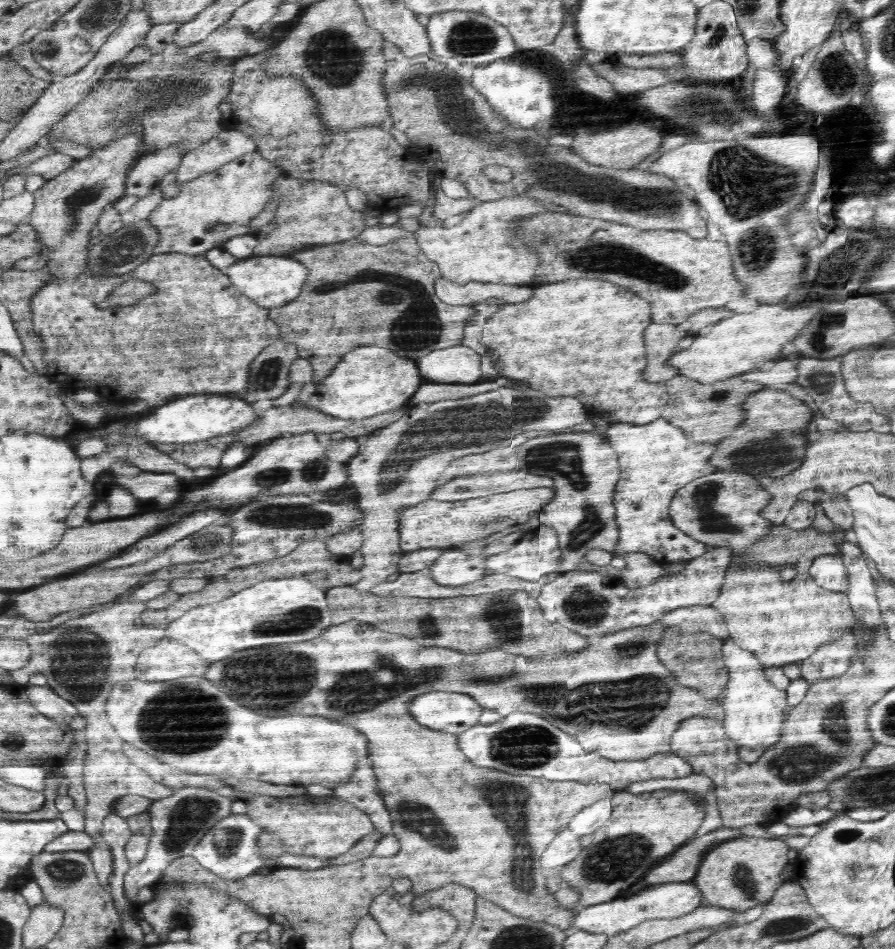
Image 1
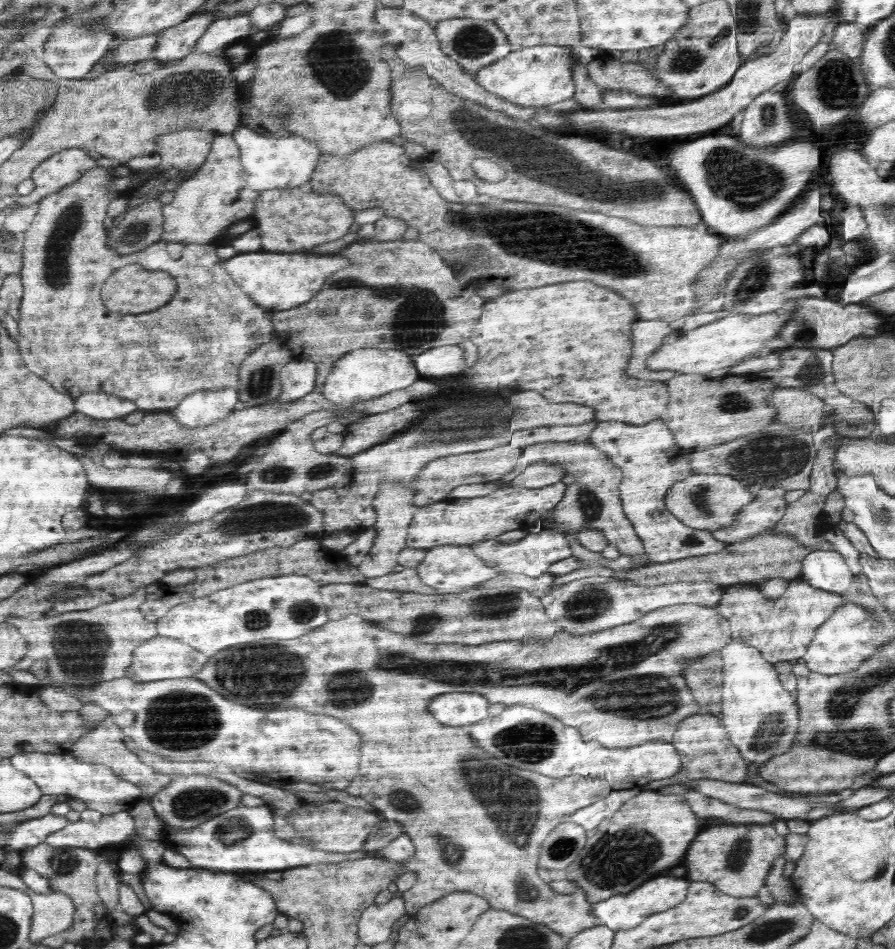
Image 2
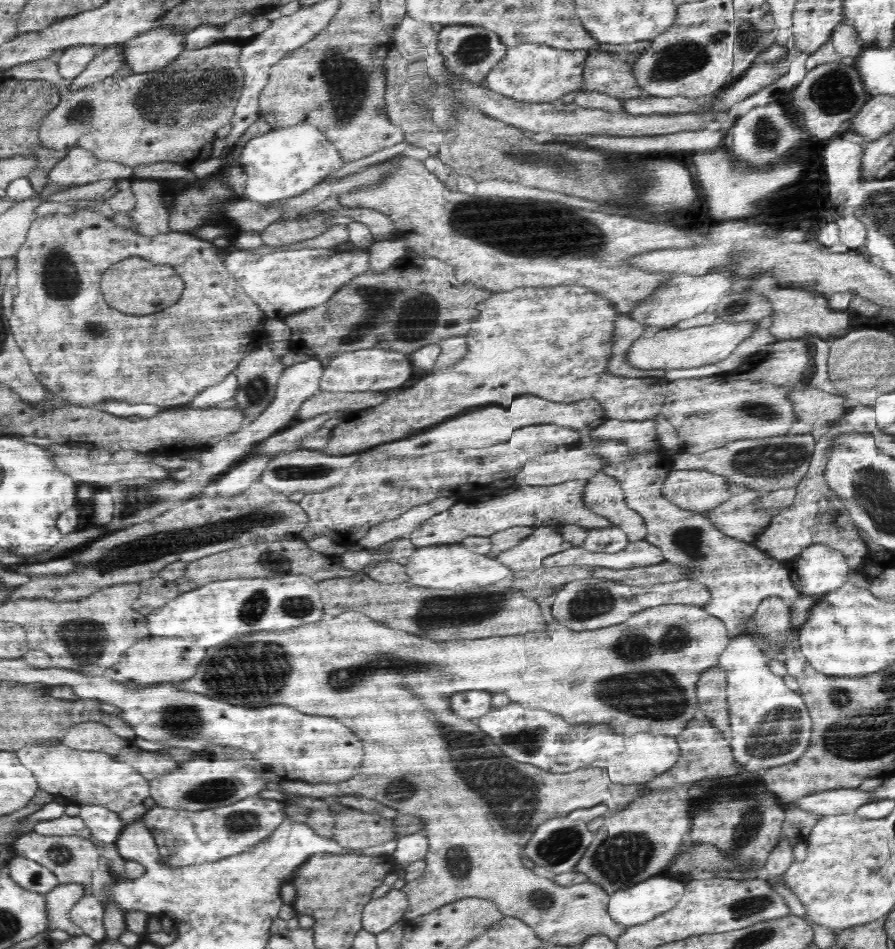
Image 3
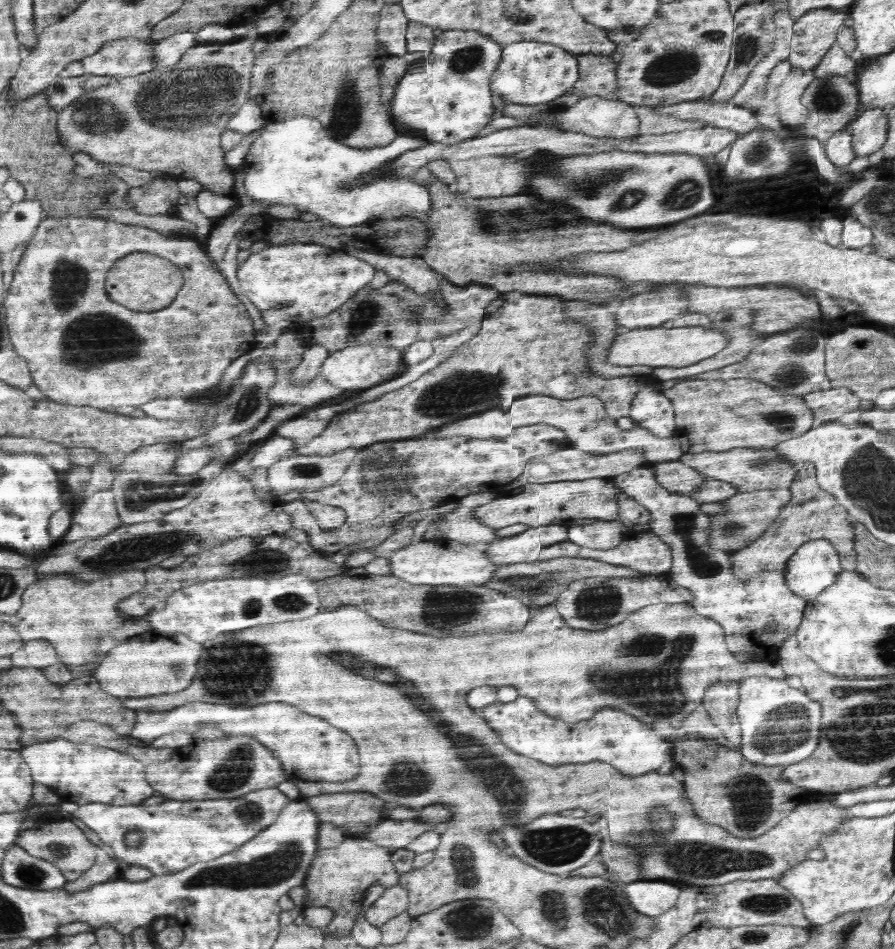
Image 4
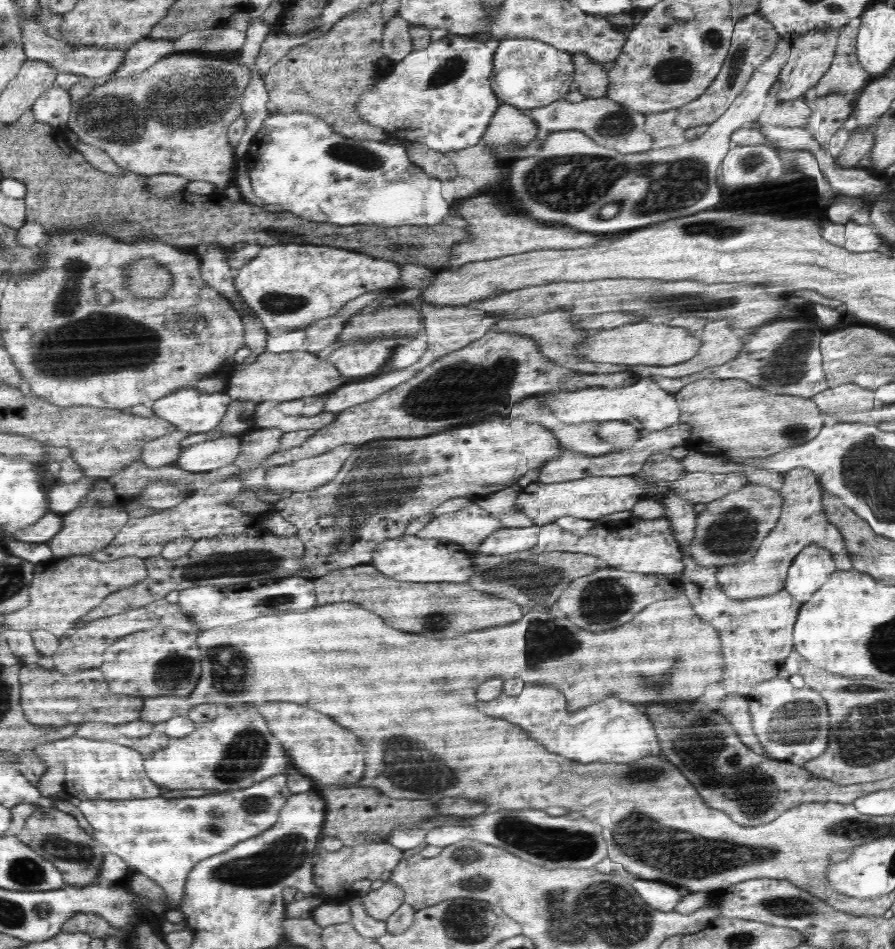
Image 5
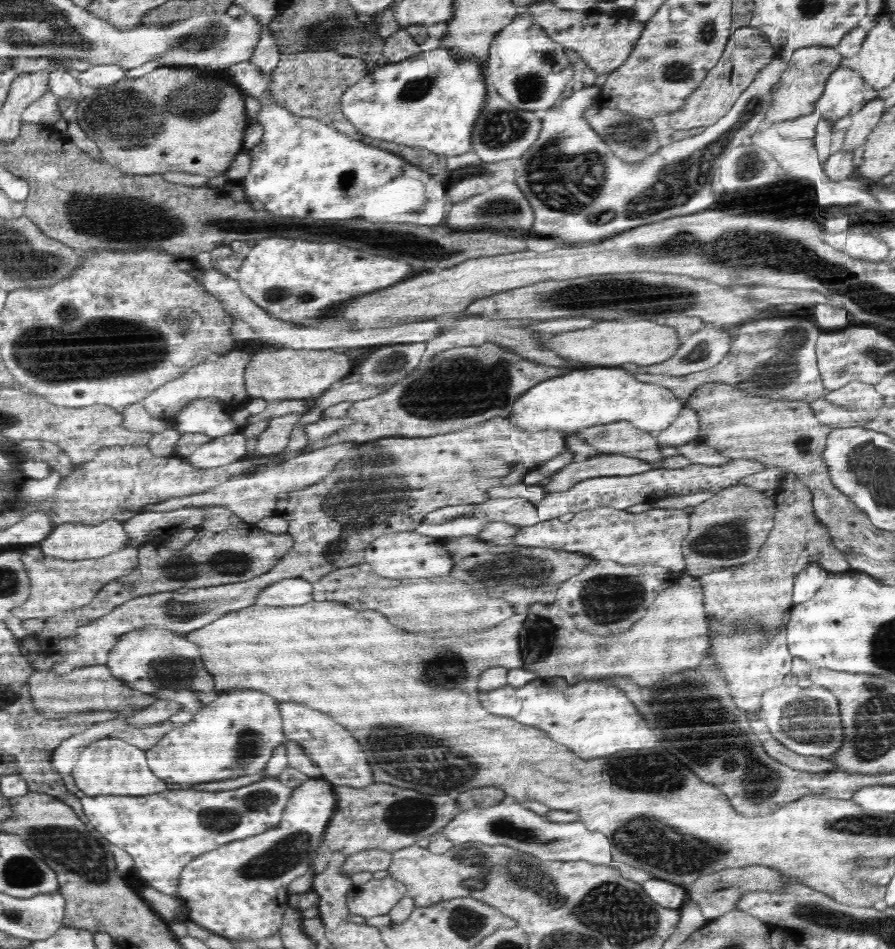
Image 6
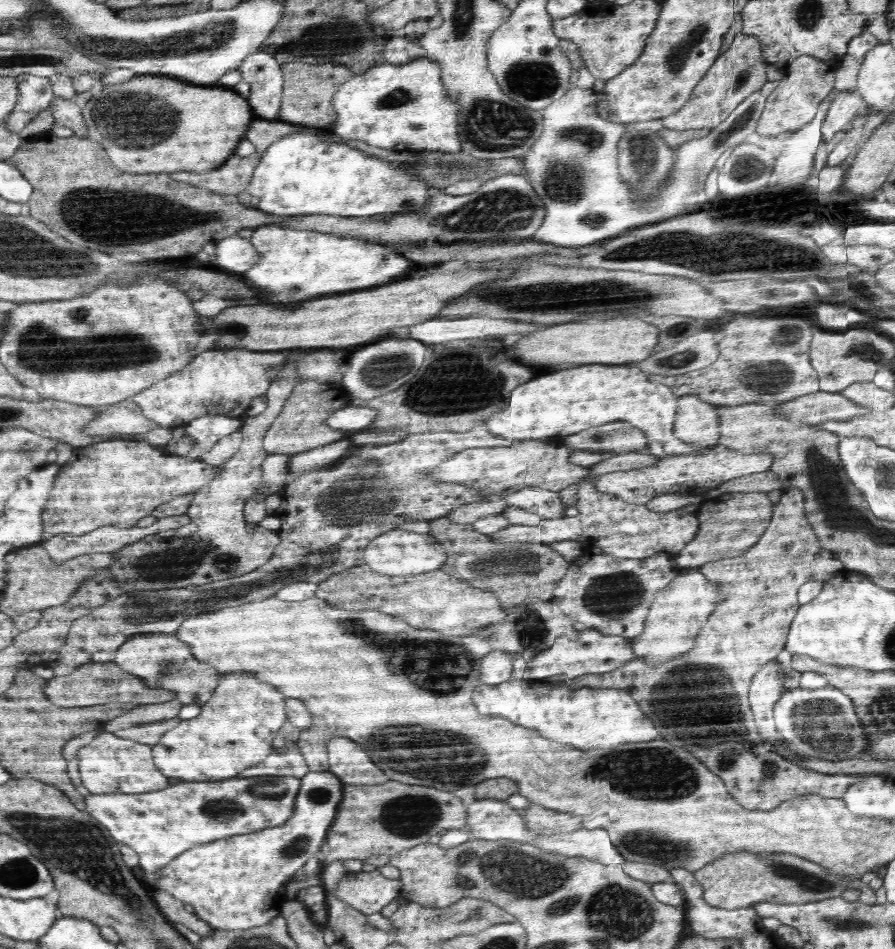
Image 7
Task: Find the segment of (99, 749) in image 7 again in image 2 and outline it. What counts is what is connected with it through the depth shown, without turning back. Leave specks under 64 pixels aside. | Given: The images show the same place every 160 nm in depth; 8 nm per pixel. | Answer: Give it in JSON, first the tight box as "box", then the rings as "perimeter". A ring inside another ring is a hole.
{"box":[10,752,142,815],"perimeter":[[[28,752],[10,757],[12,767],[32,778],[44,795],[66,795],[68,798],[78,798],[88,809],[96,810],[104,815],[116,814],[130,810],[136,802],[141,801],[142,792],[126,782],[116,778],[106,766],[84,763],[70,754],[56,754],[46,752]]]}

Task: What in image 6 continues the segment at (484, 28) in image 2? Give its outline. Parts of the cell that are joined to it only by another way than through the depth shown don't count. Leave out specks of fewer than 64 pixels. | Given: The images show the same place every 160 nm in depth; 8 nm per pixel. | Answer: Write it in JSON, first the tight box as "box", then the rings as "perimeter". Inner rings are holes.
{"box":[340,47,489,157],"perimeter":[[[437,47],[397,63],[388,63],[380,70],[369,72],[357,84],[348,88],[340,106],[346,118],[366,136],[380,138],[409,147],[422,147],[445,157],[463,155],[472,151],[472,130],[486,102],[486,88],[489,86],[485,68],[474,59],[454,59],[450,49]]]}

